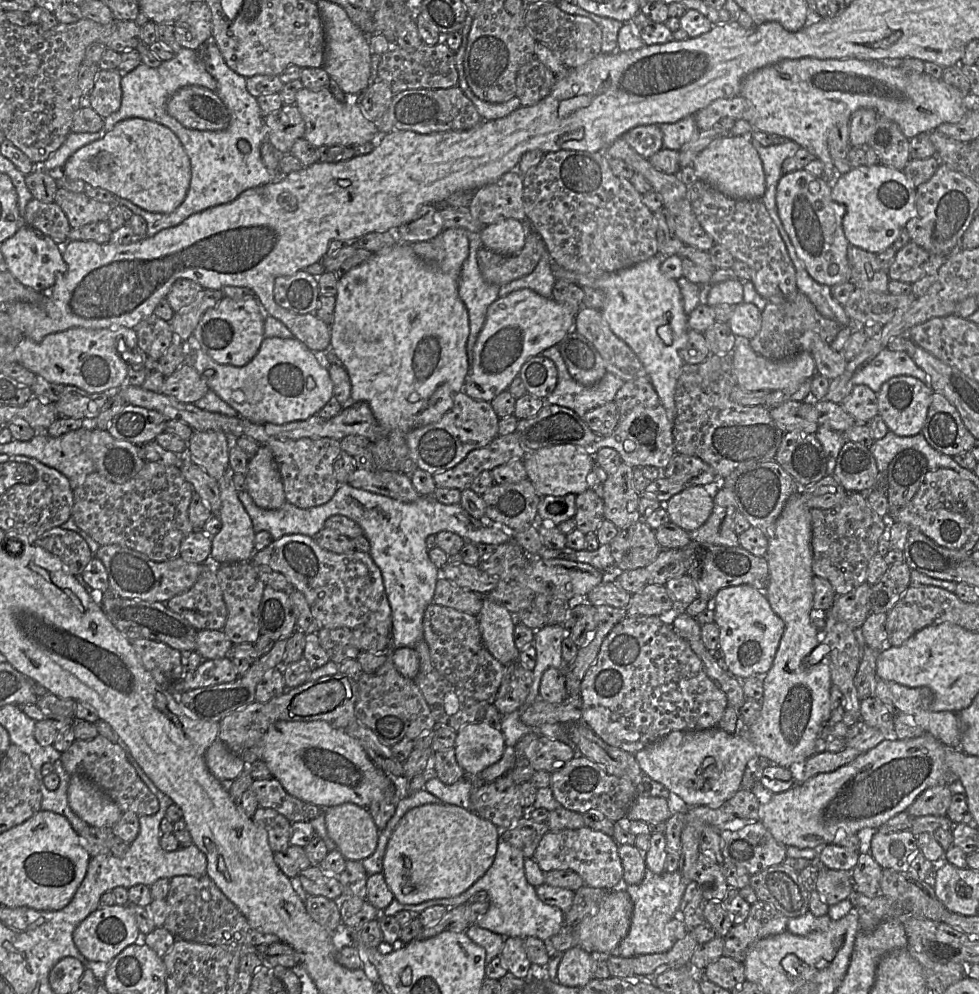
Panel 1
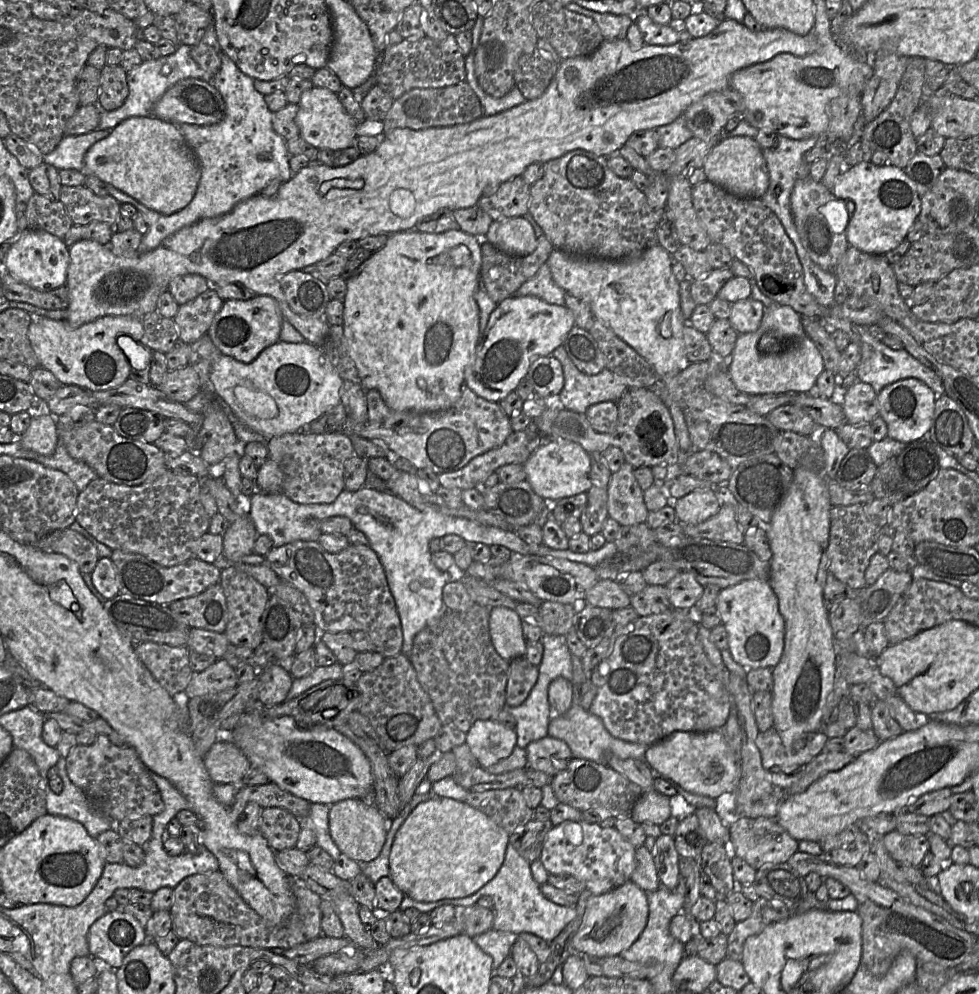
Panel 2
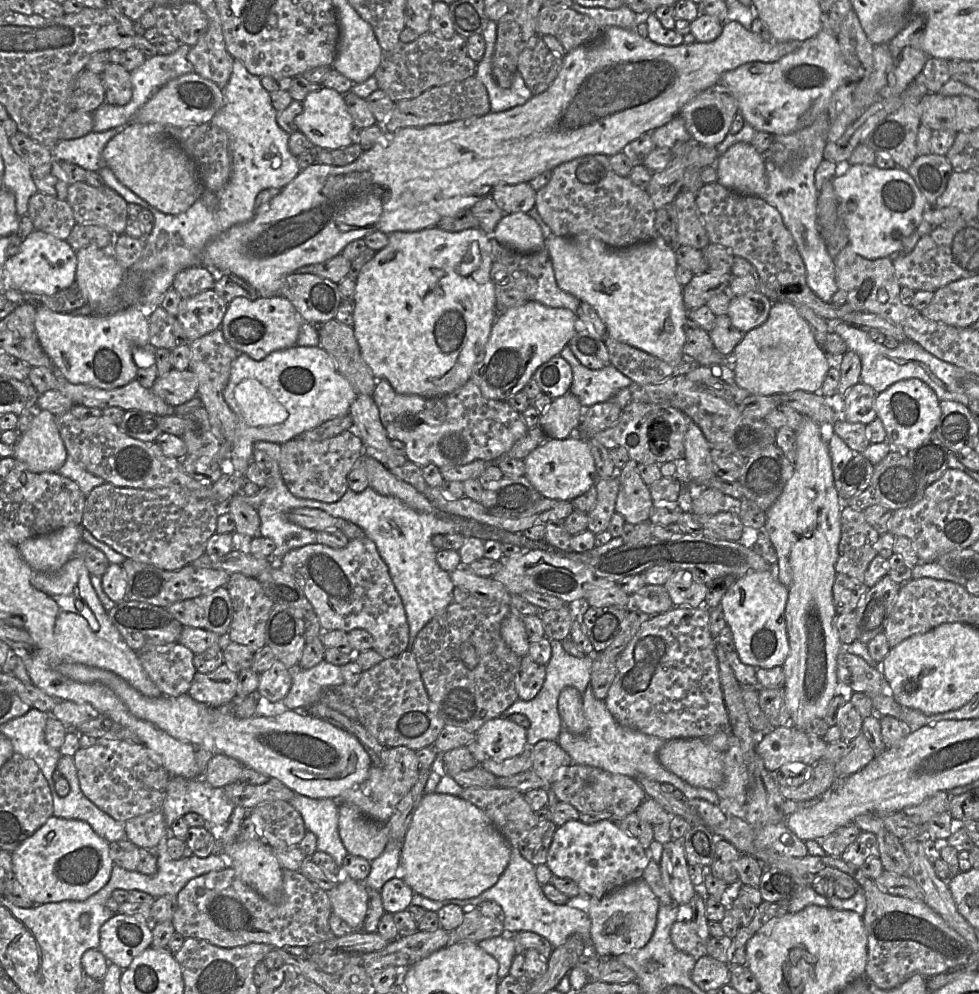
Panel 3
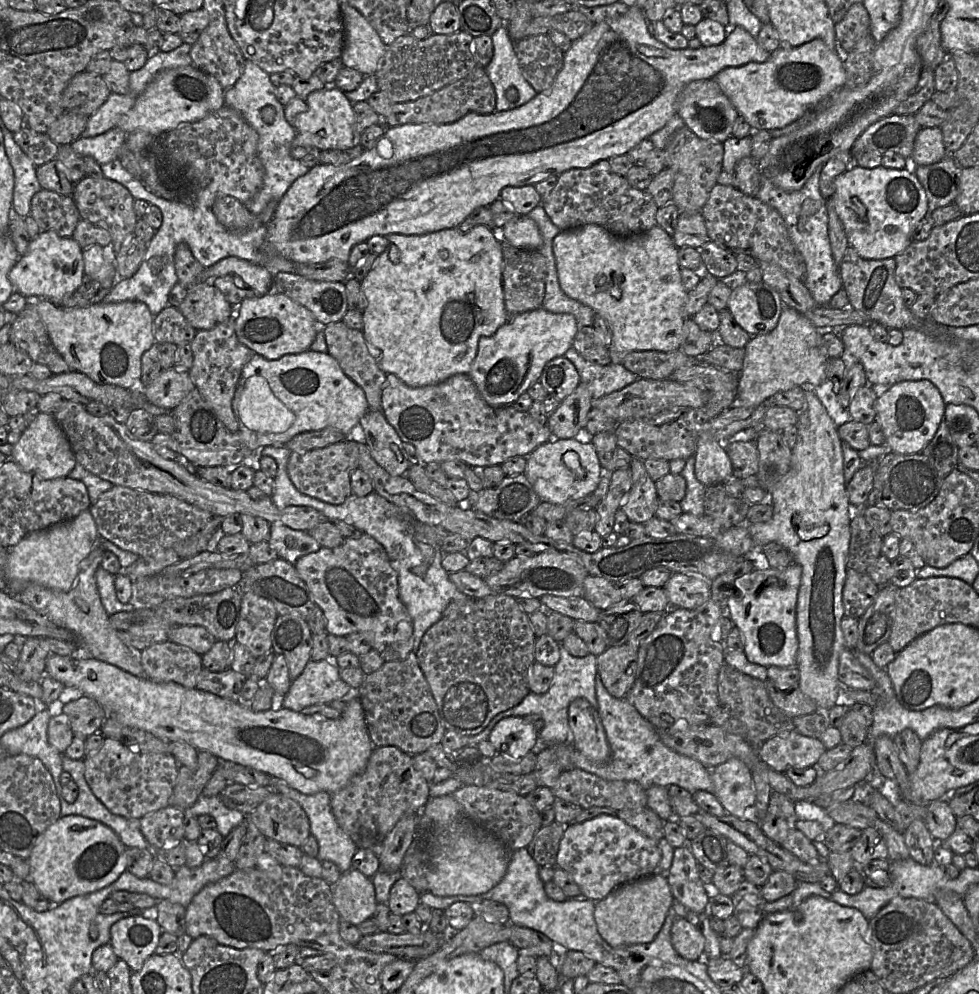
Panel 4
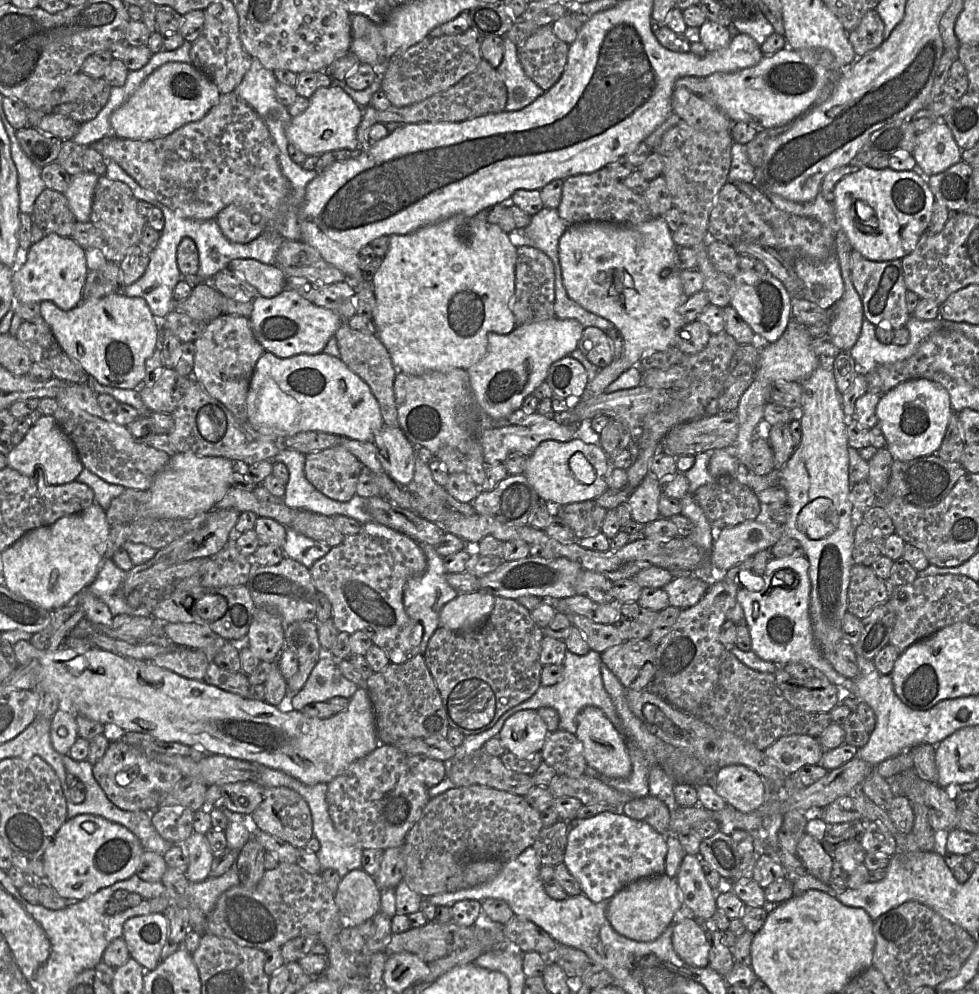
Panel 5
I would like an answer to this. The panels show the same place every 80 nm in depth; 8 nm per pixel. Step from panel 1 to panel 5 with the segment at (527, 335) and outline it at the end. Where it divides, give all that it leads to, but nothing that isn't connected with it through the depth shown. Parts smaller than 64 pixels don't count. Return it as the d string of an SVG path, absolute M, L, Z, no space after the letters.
M554 317L516 326L509 334L488 333L486 354L467 370L480 414L498 420L520 409L524 399L545 381L551 364L578 347L583 330L575 319Z

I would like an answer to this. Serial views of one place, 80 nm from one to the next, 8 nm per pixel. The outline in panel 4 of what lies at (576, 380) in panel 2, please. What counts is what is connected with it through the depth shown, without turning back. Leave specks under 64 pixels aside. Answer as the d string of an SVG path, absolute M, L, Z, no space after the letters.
M573 347L568 349L564 356L575 365L580 384L586 385L593 400L621 390L639 379L621 364L593 364L585 360Z

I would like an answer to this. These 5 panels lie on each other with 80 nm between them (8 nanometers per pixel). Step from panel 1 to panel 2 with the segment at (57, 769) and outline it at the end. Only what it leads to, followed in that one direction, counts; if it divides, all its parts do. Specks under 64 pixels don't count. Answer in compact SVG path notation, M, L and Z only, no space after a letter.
M61 757L56 767L63 782L63 790L60 793L54 793L49 785L43 785L40 780L40 786L46 793L47 813L77 821L94 839L107 830L115 829L116 822L101 814L92 800L69 779L66 759Z

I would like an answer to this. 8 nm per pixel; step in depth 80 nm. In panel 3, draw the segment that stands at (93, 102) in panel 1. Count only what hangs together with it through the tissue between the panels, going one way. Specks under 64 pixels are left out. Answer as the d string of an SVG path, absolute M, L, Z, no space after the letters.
M110 62L101 74L105 88L104 103L126 105L132 97L130 72L122 64Z

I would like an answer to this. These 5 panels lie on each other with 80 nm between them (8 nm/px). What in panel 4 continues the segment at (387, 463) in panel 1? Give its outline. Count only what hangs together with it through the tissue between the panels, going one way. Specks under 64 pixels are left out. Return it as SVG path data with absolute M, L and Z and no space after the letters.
M477 225L468 231L460 231L456 228L448 228L421 235L387 235L388 247L378 255L376 263L367 276L360 282L363 293L367 298L367 307L362 312L364 327L363 335L369 344L369 350L378 360L378 365L386 374L394 374L410 387L423 387L439 384L455 374L468 374L472 362L477 356L478 344L481 337L489 337L509 321L504 304L502 284L502 239L499 230Z

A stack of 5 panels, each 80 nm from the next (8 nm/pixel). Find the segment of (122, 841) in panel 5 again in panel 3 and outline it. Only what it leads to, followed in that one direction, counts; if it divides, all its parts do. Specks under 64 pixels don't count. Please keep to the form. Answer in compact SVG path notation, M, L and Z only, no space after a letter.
M51 816L12 853L12 878L18 882L24 894L34 904L63 901L85 901L109 881L114 862L110 856L109 843L97 835L90 825L81 820Z

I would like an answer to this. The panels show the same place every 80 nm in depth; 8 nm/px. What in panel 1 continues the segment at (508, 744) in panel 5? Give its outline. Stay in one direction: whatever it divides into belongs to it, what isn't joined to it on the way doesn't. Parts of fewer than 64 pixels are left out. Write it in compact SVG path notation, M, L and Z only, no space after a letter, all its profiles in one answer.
M476 721L457 730L454 750L458 764L468 777L478 775L501 759L505 740L500 729Z

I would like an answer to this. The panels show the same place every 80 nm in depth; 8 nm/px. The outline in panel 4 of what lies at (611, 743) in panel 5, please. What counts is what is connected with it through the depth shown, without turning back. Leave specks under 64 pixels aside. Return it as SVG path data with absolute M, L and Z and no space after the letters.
M585 698L574 699L568 707L573 746L592 761L604 763L611 757L598 711Z

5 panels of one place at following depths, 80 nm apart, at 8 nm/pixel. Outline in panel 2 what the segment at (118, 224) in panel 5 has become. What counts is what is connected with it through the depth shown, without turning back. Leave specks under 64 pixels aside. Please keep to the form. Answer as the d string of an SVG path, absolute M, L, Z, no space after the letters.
M85 185L62 186L59 201L64 204L73 225L101 222L114 227L121 211L121 204L115 198L97 196Z

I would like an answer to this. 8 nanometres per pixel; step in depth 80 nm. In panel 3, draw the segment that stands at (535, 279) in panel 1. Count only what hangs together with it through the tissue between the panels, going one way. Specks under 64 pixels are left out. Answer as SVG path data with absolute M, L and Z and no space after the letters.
M550 257L547 258L542 274L538 279L537 290L533 300L551 308L567 308L574 313L576 313L581 302L557 285Z

